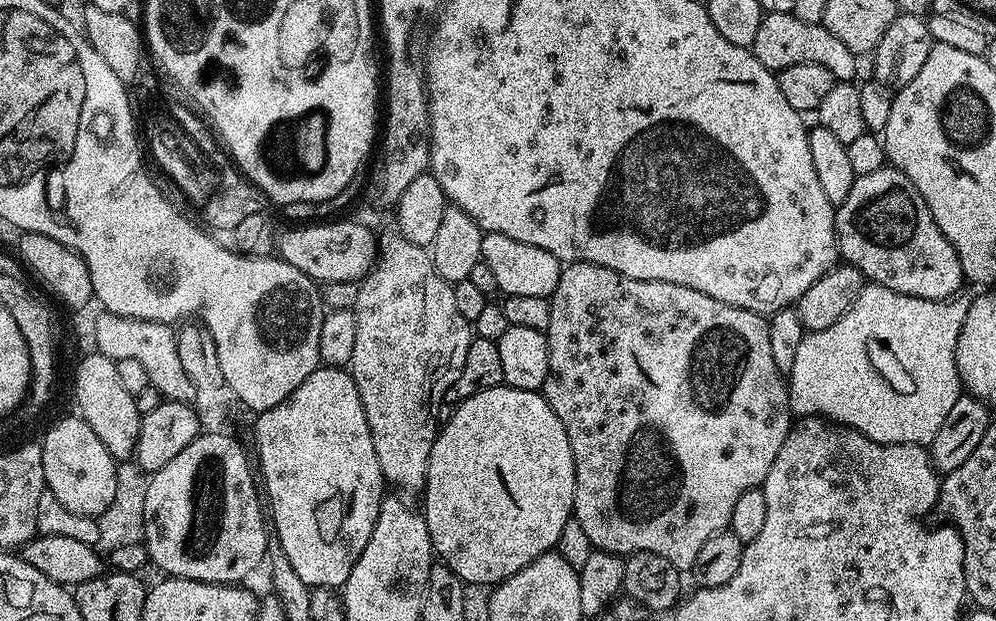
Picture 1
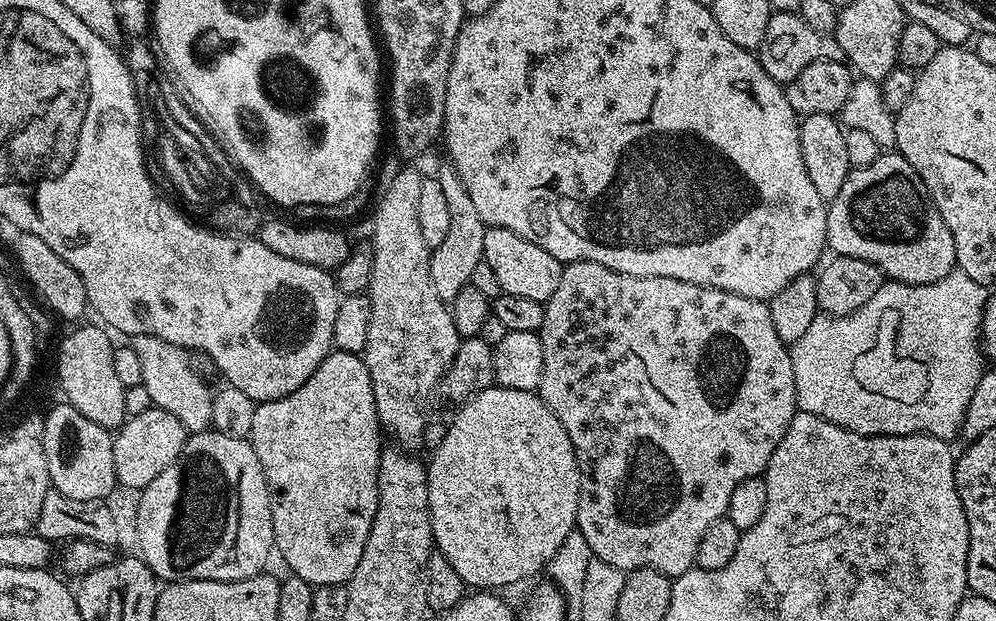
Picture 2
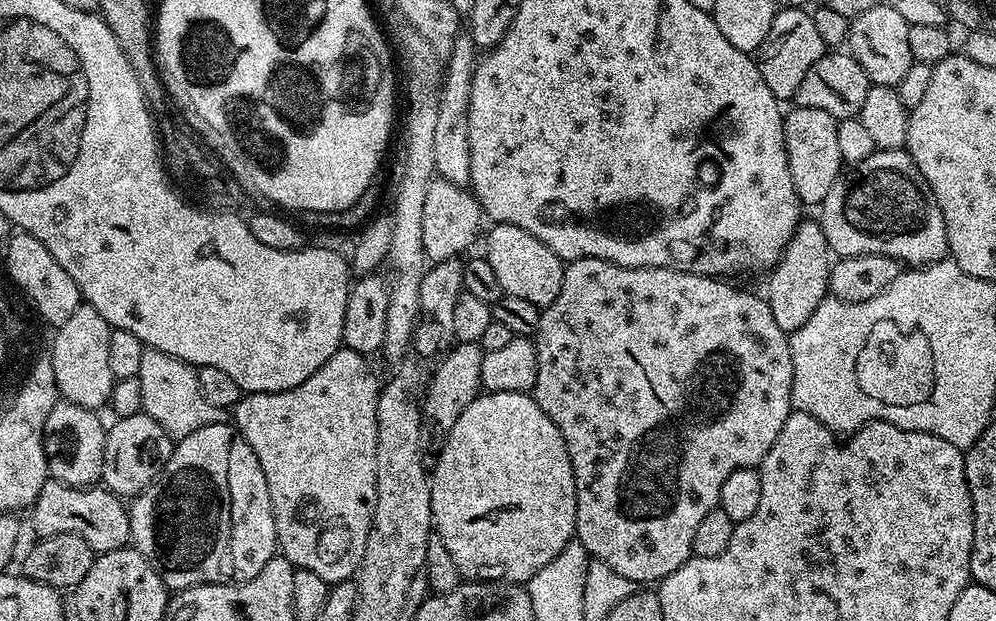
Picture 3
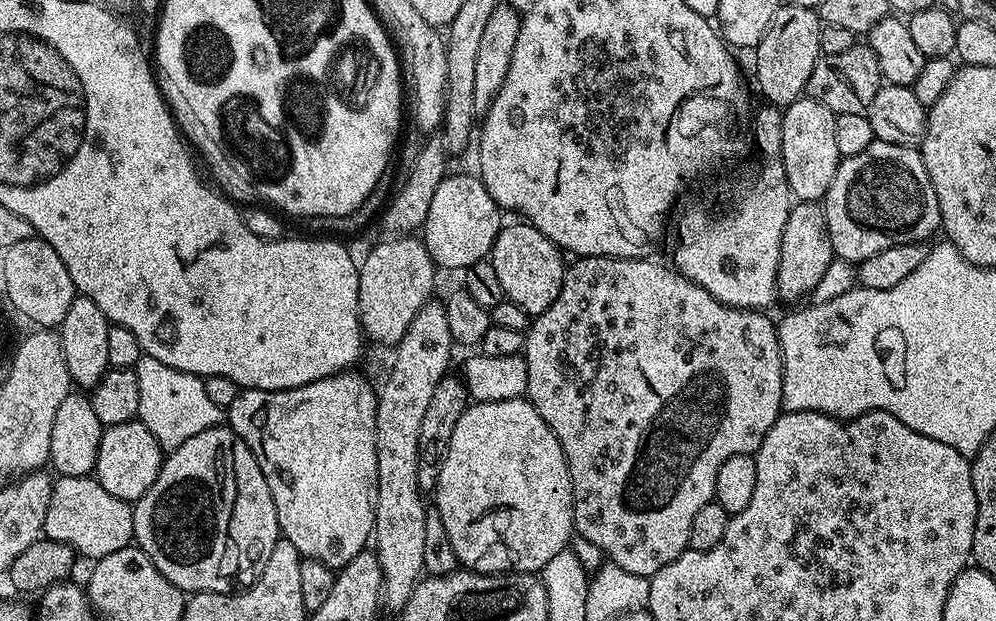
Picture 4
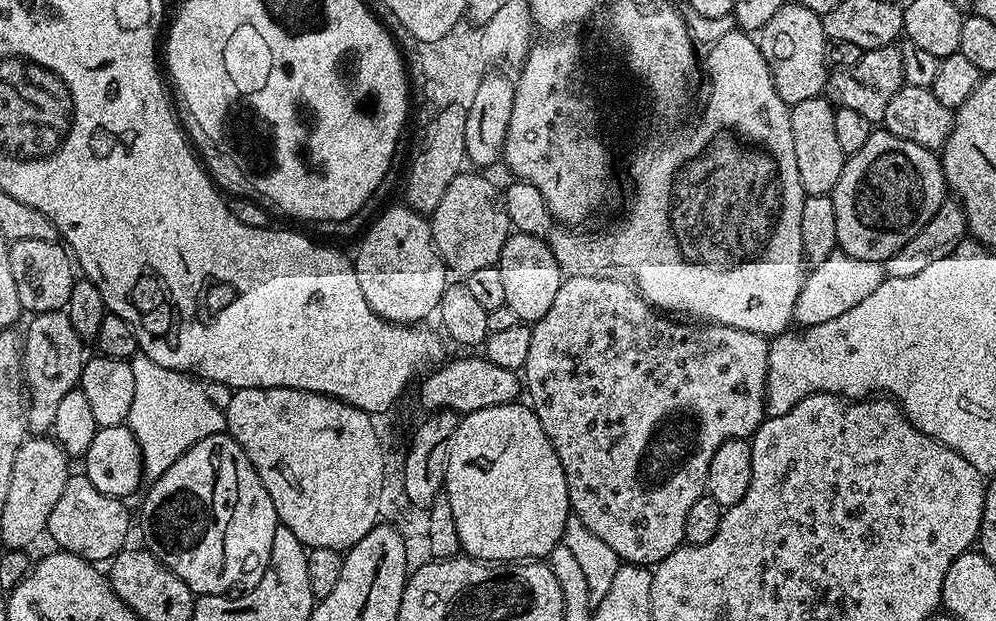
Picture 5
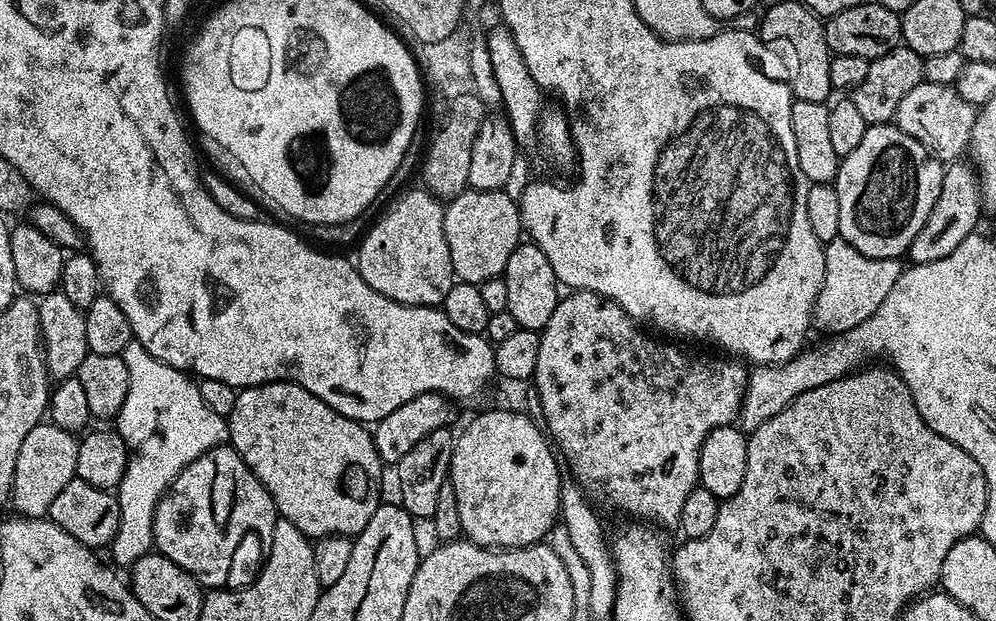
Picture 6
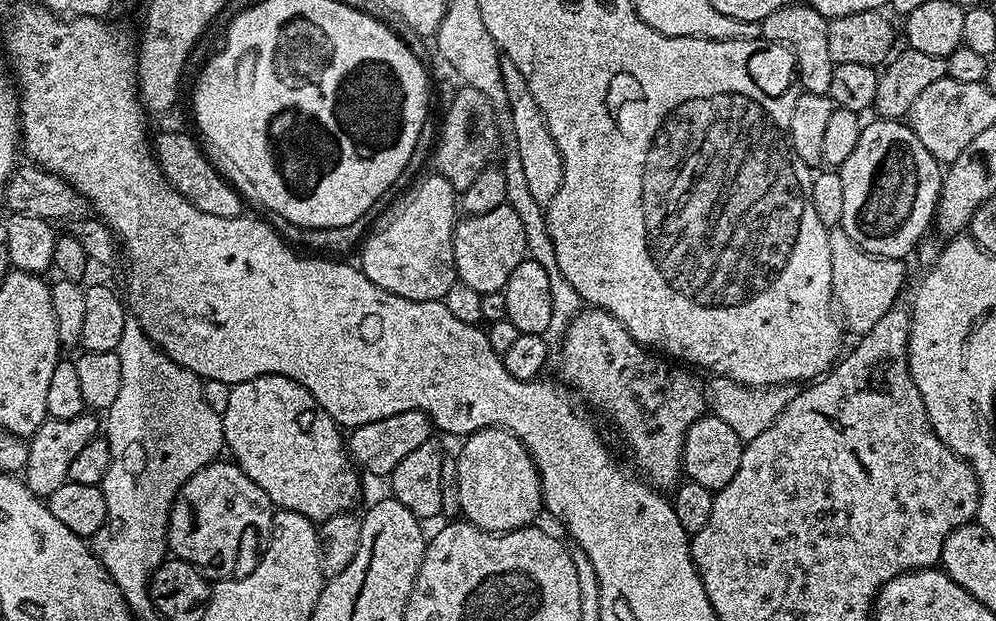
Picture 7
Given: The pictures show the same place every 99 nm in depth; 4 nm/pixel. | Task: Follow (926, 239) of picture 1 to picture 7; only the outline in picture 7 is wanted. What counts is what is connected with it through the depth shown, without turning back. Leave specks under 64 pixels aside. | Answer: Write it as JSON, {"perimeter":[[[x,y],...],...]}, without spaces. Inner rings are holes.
{"perimeter":[[[876,118],[873,121],[873,124],[865,123],[861,127],[858,146],[854,146],[854,154],[850,154],[850,158],[846,158],[846,162],[841,164],[838,169],[842,178],[842,218],[840,219],[839,227],[843,228],[846,234],[850,234],[850,238],[862,250],[866,250],[875,256],[885,256],[886,258],[899,260],[907,257],[907,252],[912,247],[913,251],[925,239],[924,231],[930,228],[930,225],[933,223],[936,215],[936,204],[940,200],[942,164],[941,161],[933,158],[930,150],[926,150],[926,146],[922,146],[922,142],[918,142],[918,138],[912,133],[912,129],[907,123],[901,122],[900,120],[885,120],[883,118]]]}

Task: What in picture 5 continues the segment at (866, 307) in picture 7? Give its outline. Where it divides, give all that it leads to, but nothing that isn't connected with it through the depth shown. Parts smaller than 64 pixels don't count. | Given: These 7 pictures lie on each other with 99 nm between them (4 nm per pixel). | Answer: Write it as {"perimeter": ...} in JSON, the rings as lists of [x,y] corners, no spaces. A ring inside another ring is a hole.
{"perimeter":[[[839,250],[832,252],[826,262],[811,265],[810,271],[805,275],[800,297],[794,306],[793,321],[801,329],[805,329],[830,322],[830,318],[839,318],[846,314],[846,310],[853,309],[858,306],[858,302],[863,302],[870,294],[874,294],[874,290],[882,286],[885,278],[884,266],[879,260],[854,258]]]}

